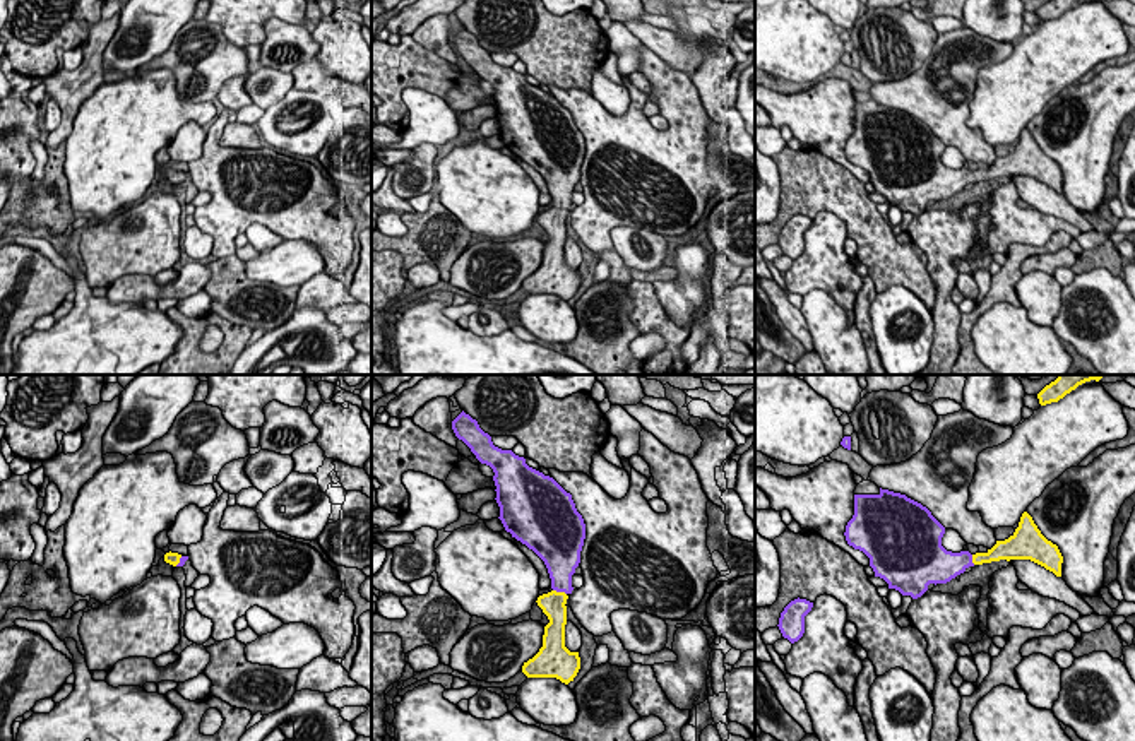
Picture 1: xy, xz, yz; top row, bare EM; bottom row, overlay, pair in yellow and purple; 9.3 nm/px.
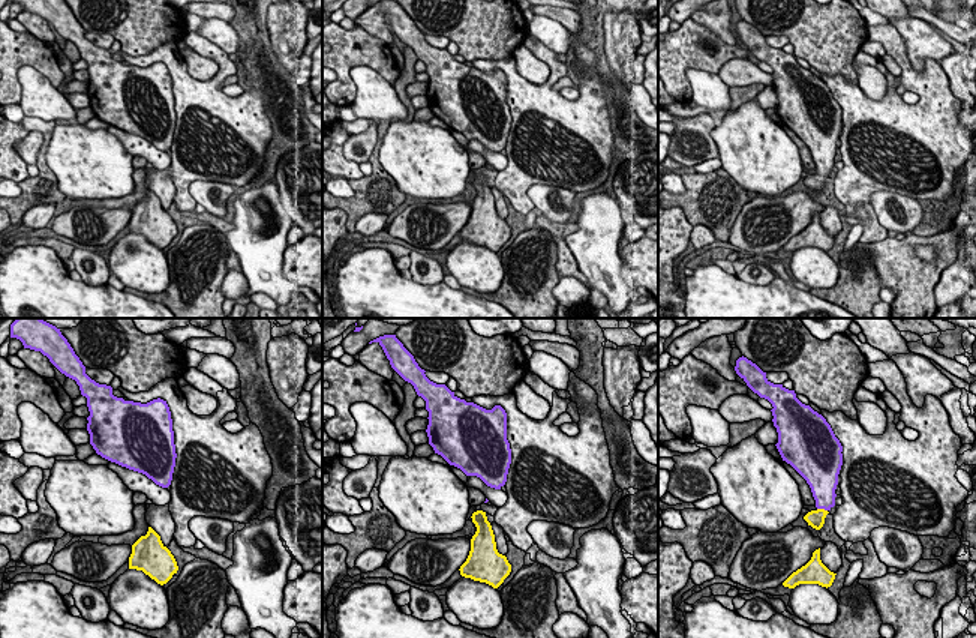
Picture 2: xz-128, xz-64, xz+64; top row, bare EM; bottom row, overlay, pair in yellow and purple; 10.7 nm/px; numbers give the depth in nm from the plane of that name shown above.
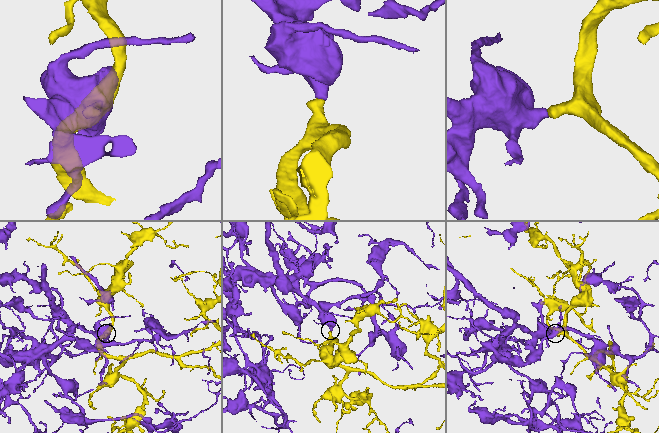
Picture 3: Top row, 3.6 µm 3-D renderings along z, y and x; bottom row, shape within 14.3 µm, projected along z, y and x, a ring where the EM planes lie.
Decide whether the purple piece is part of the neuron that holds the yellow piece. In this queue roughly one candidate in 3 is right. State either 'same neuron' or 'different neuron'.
same neuron

